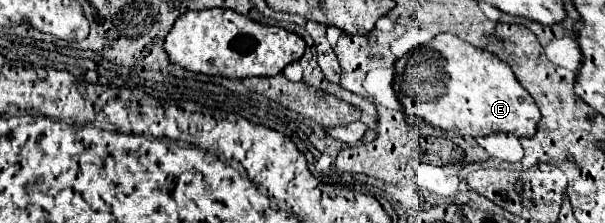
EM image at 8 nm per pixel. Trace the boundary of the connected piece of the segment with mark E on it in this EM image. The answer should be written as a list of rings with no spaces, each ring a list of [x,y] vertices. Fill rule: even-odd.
[[[440,33],[430,43],[418,45],[402,59],[398,59],[396,75],[394,75],[394,91],[410,123],[414,125],[430,123],[442,129],[444,133],[452,133],[452,135],[482,137],[492,133],[514,133],[516,137],[532,137],[540,121],[538,105],[534,103],[530,93],[518,83],[510,65],[498,59],[496,55],[492,55],[490,51],[478,49],[452,33]]]

